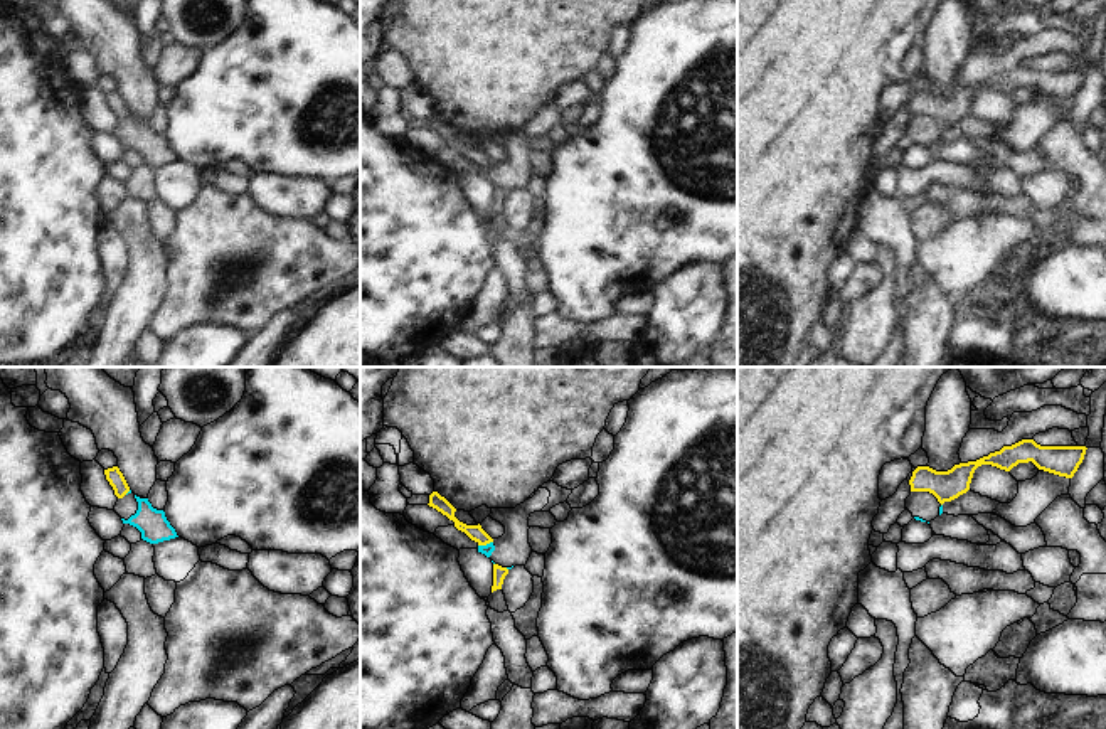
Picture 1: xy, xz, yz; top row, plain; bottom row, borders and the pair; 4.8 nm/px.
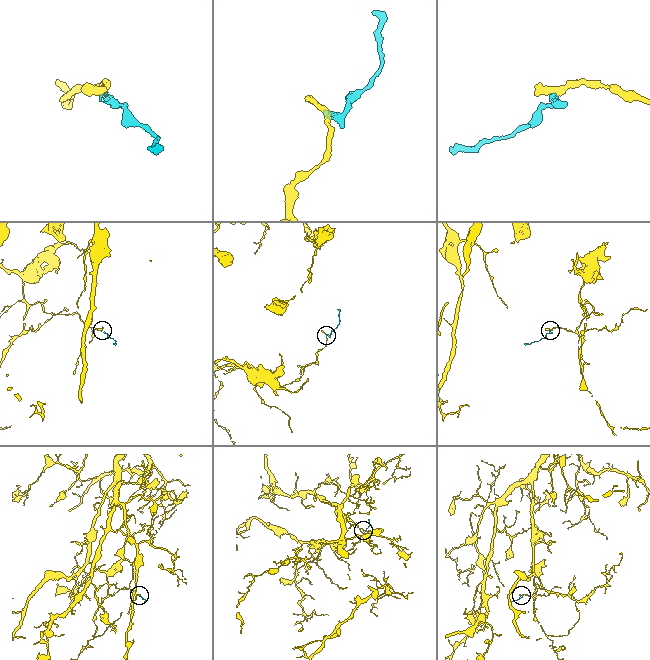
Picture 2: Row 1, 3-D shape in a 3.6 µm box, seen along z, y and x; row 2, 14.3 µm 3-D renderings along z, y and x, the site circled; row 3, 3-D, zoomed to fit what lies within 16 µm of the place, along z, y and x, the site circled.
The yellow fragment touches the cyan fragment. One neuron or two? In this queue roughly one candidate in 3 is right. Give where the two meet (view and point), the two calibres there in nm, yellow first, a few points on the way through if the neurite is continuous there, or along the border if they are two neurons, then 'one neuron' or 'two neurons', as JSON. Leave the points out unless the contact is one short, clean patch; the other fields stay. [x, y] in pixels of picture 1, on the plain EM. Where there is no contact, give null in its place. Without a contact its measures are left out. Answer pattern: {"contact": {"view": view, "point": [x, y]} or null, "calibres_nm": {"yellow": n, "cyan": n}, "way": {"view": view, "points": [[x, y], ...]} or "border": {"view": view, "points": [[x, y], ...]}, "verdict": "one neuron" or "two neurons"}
{"contact": {"view": "xz", "point": [485, 167]}, "calibres_nm": {"yellow": 80, "cyan": 50}, "border": {"view": "xz", "points": [[492, 164], [478, 169]]}, "verdict": "two neurons"}

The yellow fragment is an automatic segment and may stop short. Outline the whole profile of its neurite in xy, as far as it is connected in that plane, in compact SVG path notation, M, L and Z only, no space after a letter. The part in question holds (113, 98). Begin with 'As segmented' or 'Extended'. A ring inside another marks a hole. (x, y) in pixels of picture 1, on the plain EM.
As segmented. M118 89L104 93L104 98L118 121L123 121L130 114L130 109Z

